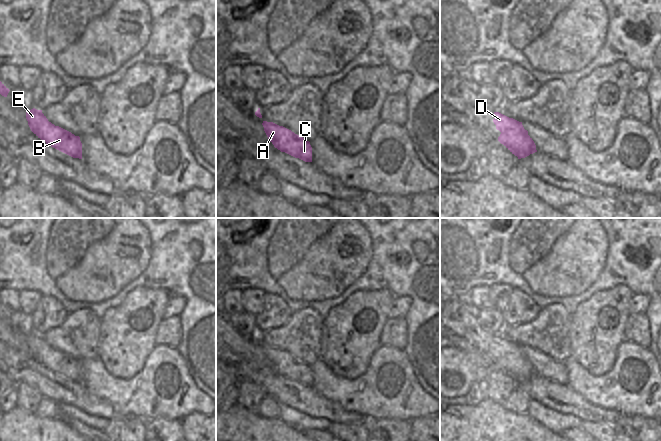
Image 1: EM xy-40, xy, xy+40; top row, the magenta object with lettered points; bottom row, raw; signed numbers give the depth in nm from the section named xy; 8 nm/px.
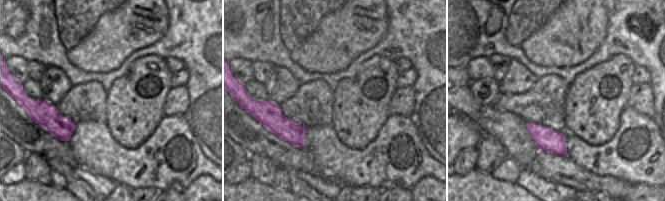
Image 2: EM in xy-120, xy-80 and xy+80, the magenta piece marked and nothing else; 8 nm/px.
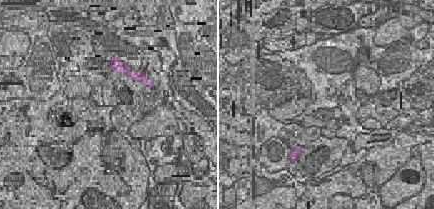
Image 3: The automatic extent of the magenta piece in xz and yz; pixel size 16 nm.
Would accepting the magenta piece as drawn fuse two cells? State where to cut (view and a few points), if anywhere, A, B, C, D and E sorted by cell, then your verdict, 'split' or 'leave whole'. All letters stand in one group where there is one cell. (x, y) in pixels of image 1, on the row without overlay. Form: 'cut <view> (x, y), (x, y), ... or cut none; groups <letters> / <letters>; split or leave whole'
cut none; groups A B C D E; leave whole

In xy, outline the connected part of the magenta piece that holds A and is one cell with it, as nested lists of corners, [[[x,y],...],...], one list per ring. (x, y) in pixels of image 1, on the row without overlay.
[[[263,345],[262,349],[268,364],[275,372],[305,386],[312,386],[312,371],[309,365],[273,346]]]

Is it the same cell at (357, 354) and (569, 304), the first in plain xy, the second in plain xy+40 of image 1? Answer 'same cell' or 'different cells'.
different cells

